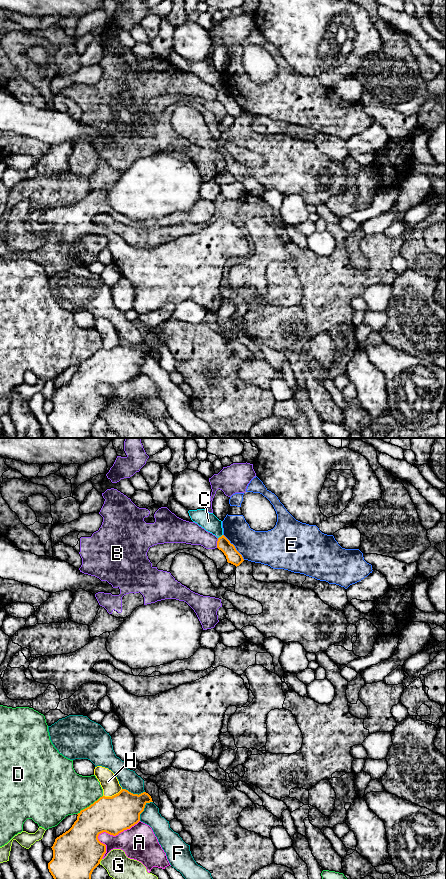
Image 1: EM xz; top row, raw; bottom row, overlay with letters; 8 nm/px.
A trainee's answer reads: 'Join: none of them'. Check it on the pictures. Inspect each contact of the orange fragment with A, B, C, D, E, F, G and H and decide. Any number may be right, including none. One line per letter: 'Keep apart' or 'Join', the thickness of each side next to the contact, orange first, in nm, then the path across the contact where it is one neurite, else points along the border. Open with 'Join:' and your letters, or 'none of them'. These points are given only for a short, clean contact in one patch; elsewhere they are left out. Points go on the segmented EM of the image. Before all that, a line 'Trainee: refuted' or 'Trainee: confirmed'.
Trainee: confirmed
Join: none of them
A: Keep apart. Thickness 320 nm (orange) against 240 nm
B: Keep apart. Thickness 110 nm (orange) against 180 nm. Boundary: xz (218, 538), (216, 547)
C: Keep apart. Thickness 110 nm (orange) against 140 nm. Boundary: xz (222, 534), (218, 538)
D: Keep apart. Thickness 300 nm (orange) against 380 nm
E: Keep apart. Thickness 110 nm (orange) against 260 nm
F: Keep apart. Thickness 300 nm (orange) against 140 nm. Boundary: xz (152, 801), (145, 805), (139, 820)
G: Keep apart. Thickness 380 nm (orange) against 200 nm
H: Keep apart. Thickness 300 nm (orange) against 140 nm

